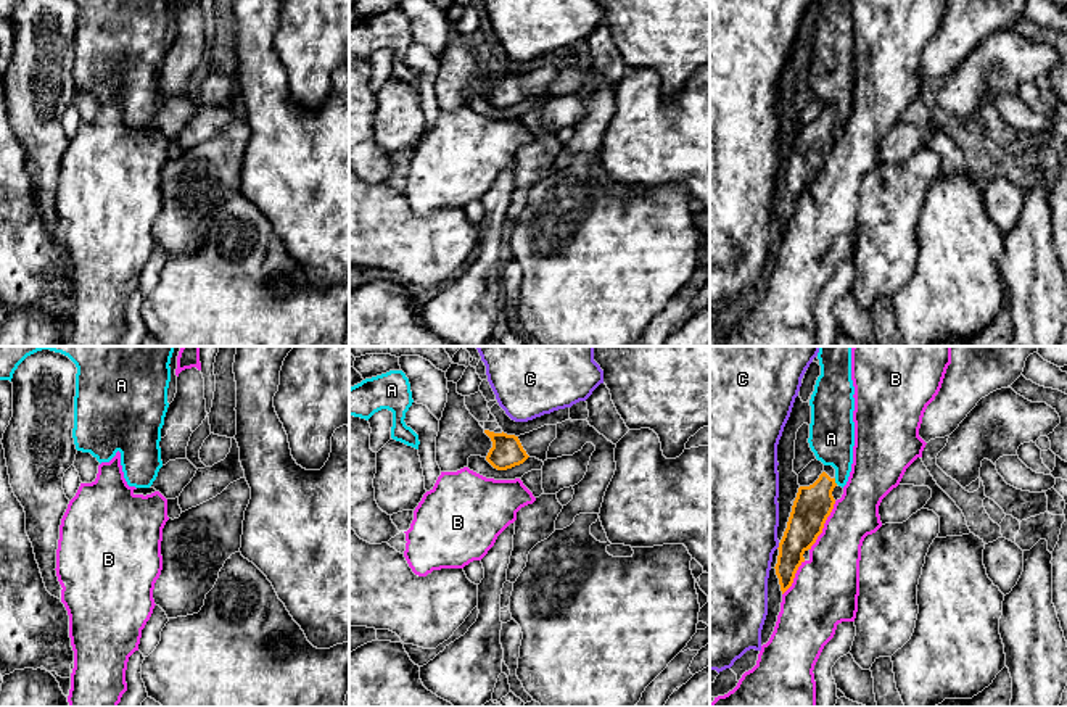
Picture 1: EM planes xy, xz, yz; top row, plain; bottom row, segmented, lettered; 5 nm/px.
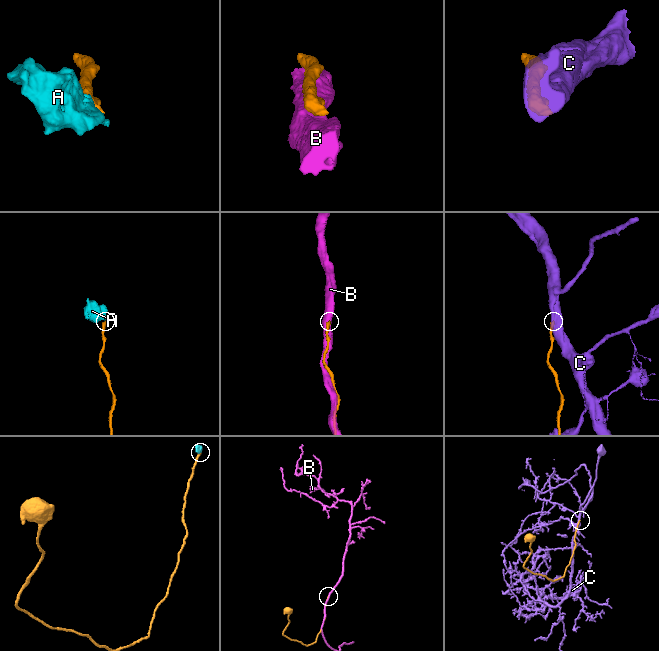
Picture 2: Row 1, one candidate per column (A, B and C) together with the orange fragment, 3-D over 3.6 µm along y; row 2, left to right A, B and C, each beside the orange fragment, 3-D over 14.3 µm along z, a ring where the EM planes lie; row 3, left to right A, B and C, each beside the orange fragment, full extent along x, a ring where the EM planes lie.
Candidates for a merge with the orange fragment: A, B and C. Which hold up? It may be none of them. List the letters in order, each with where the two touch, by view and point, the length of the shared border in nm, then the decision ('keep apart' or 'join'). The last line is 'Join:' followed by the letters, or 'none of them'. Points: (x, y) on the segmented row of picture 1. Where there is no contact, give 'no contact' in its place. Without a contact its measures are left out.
A: yz (834, 482) | 40 nm | keep apart
B: yz (823, 525) | 280 nm | join
C: yz (779, 546) | 40 nm | keep apart
Join: B

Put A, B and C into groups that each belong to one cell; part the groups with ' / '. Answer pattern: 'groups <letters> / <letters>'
groups A / B / C

